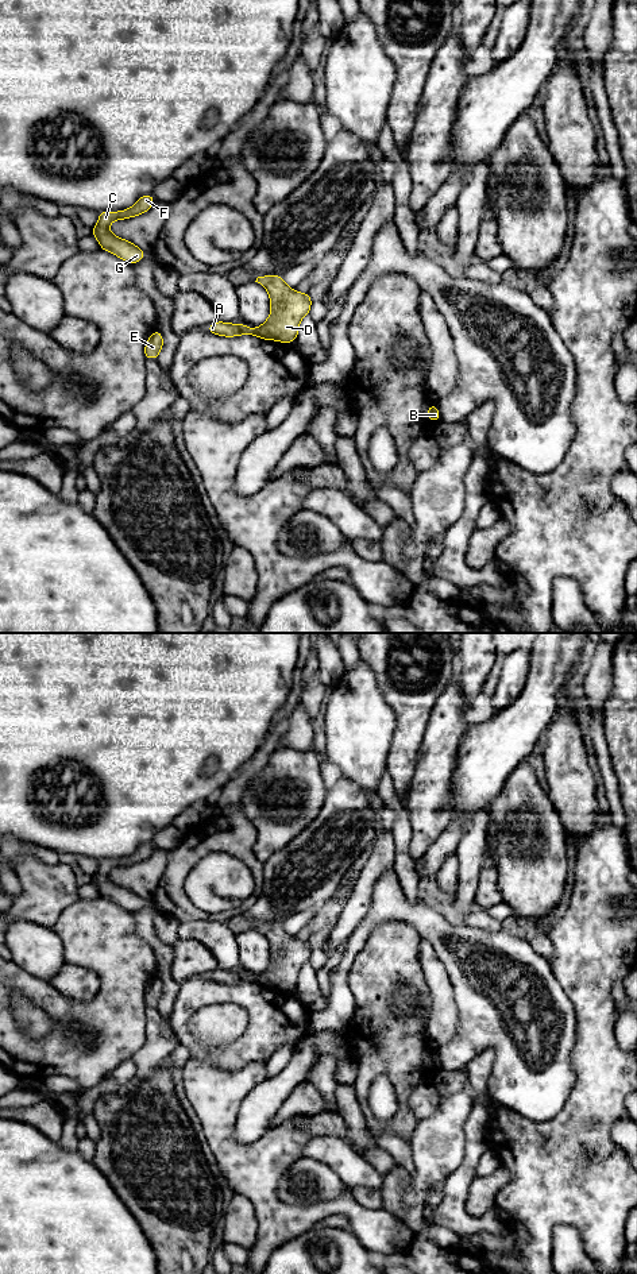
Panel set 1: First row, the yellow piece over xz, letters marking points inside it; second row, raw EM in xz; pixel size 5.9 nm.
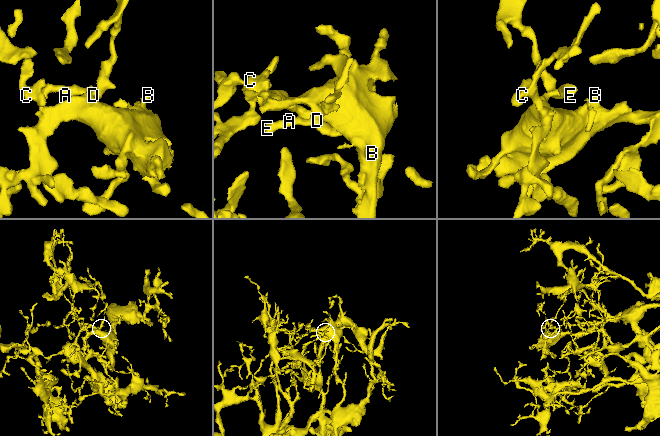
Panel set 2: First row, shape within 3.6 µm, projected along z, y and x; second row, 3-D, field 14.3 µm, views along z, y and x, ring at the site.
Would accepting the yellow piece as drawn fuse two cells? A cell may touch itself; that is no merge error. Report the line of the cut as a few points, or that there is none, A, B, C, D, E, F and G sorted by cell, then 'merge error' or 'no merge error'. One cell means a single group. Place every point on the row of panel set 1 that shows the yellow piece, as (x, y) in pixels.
cut none; groups A B C D E F G; no merge error

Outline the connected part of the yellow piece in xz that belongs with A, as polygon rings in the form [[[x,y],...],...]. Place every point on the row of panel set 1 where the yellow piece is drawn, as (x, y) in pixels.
[[[263,275],[255,282],[269,290],[271,313],[267,321],[251,329],[246,324],[228,324],[217,320],[206,325],[206,331],[225,337],[251,335],[265,340],[279,340],[283,344],[292,343],[298,337],[301,318],[310,313],[310,296],[294,292],[283,282],[282,275]]]

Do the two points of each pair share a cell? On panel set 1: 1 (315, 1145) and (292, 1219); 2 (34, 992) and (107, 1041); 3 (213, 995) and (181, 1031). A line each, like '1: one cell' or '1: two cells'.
1: two cells
2: one cell
3: one cell

